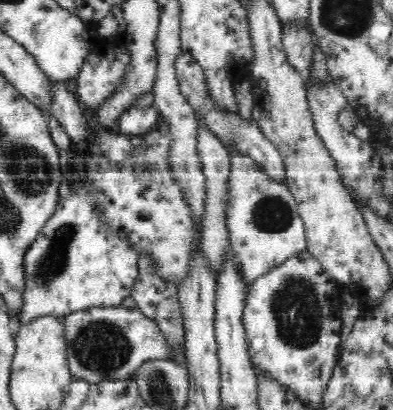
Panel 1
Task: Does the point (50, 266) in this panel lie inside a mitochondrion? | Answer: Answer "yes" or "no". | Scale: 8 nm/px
yes

